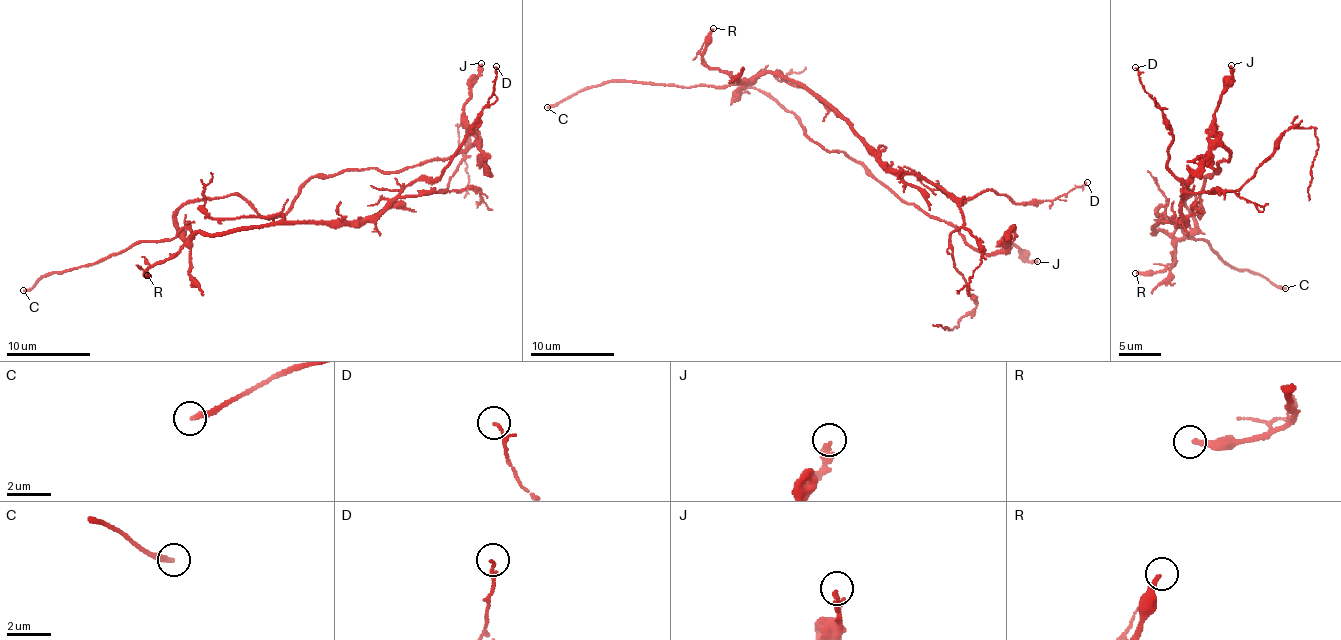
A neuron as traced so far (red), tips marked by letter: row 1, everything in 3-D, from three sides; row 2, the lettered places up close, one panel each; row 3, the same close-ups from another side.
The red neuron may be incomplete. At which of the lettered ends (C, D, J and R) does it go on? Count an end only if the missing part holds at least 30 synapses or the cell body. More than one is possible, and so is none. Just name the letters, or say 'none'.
C

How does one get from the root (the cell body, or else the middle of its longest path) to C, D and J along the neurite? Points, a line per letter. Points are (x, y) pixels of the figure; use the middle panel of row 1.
C: (758, 72), (751, 84), (729, 86), (607, 82), (586, 86), (547, 107)
D: (758, 72), (811, 89), (884, 164), (951, 197), (991, 189), (1030, 203), (1087, 182)
J: (758, 72), (736, 95), (769, 92), (809, 139), (865, 166), (981, 252), (997, 254), (1010, 239), (1037, 261)

